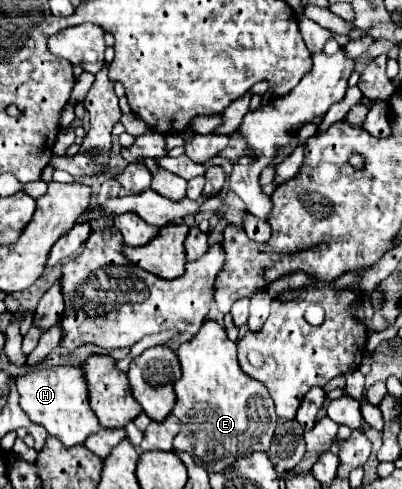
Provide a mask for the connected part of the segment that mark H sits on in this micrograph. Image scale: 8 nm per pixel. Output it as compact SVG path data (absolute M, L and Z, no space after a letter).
M51 367L51 369L29 369L17 375L17 389L21 395L21 409L27 417L45 427L51 437L57 437L65 447L83 443L89 435L99 433L101 425L97 415L89 407L89 393L83 369L75 367Z

